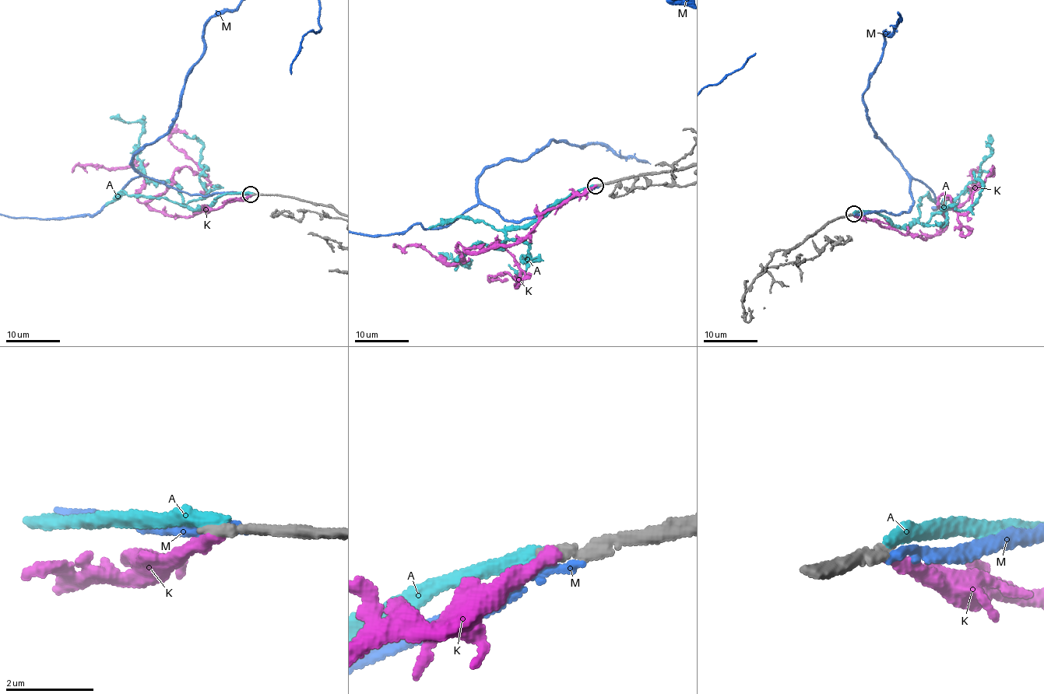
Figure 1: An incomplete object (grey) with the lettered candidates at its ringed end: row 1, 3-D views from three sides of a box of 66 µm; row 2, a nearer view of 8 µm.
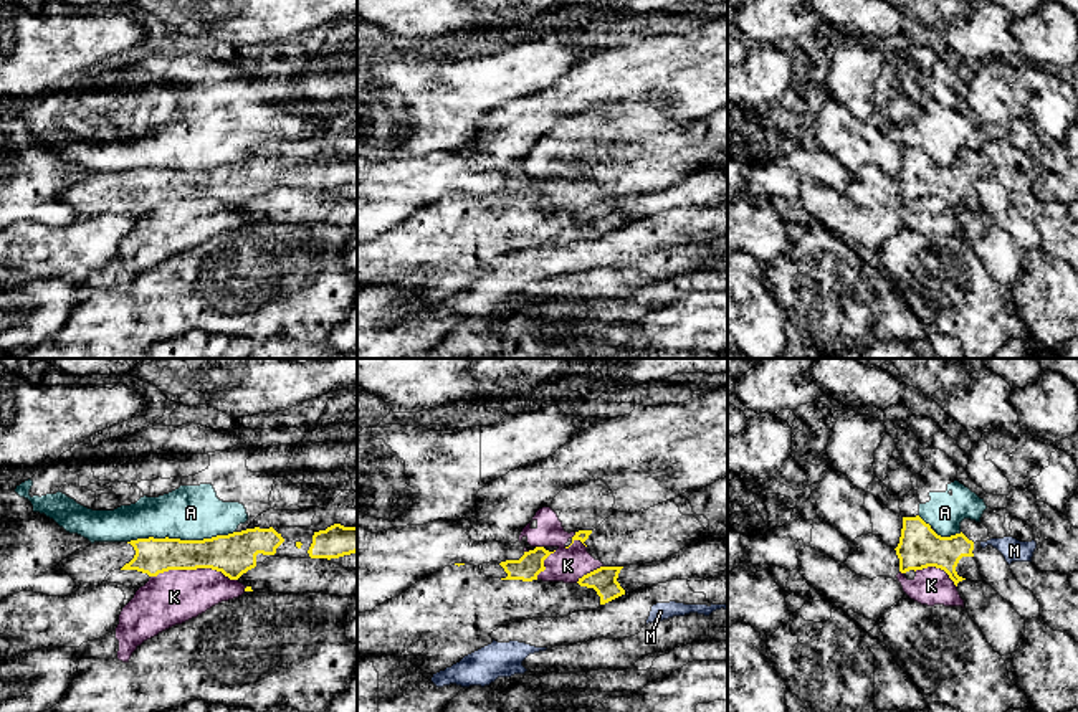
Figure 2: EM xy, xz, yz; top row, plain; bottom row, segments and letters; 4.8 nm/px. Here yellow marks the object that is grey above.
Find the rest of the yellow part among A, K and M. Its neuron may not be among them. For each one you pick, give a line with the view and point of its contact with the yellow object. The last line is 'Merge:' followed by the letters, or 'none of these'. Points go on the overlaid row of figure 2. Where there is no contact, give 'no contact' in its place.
Merge: none of these

